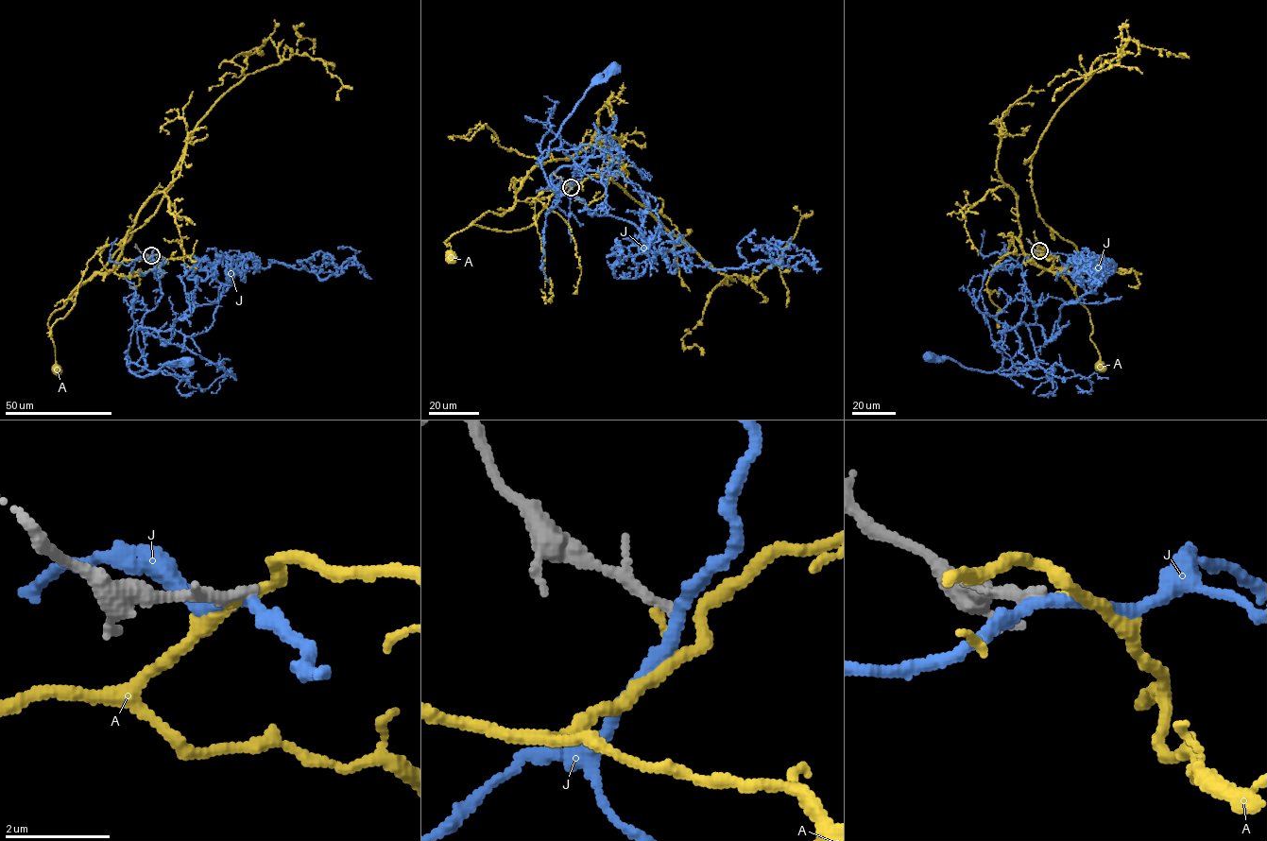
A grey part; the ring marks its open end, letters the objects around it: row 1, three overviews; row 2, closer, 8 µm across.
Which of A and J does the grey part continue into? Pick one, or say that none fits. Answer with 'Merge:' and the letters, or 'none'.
Merge: none

